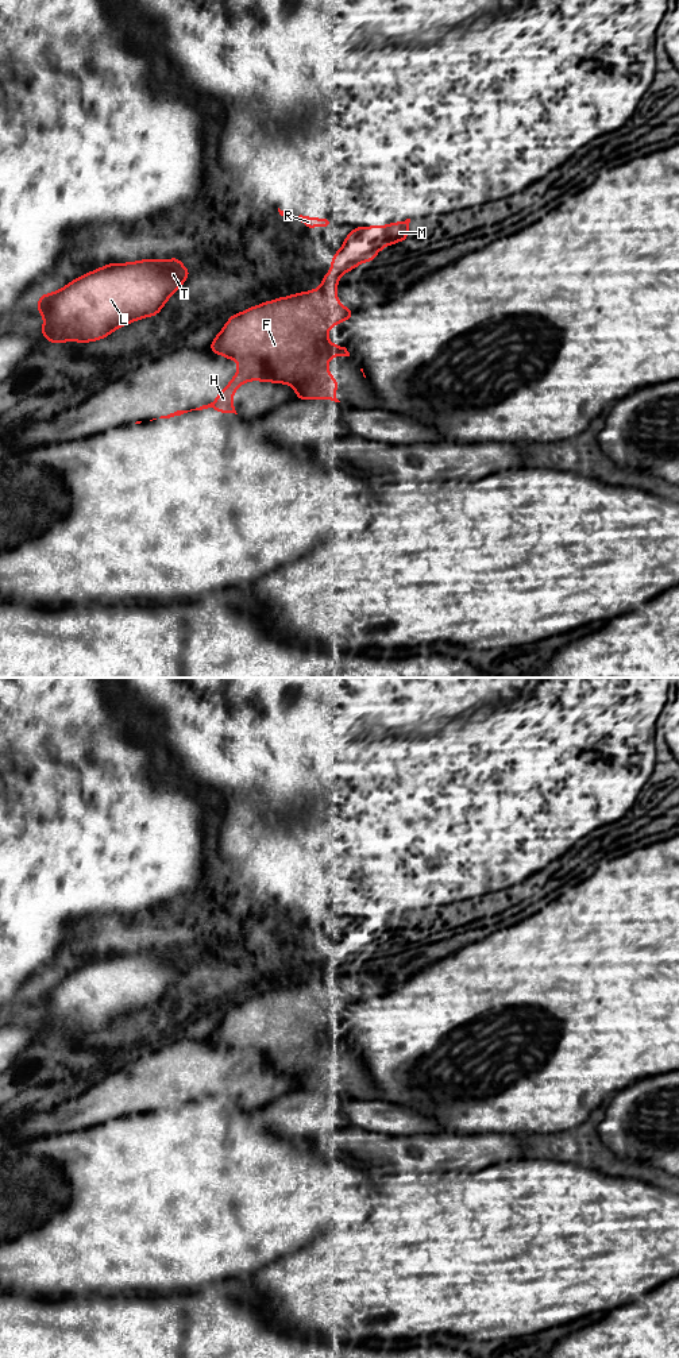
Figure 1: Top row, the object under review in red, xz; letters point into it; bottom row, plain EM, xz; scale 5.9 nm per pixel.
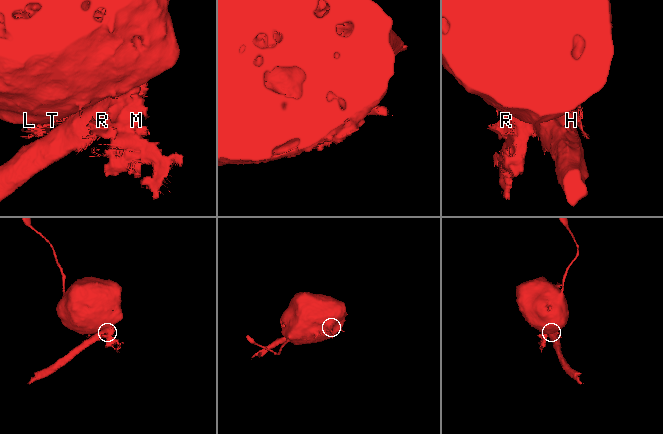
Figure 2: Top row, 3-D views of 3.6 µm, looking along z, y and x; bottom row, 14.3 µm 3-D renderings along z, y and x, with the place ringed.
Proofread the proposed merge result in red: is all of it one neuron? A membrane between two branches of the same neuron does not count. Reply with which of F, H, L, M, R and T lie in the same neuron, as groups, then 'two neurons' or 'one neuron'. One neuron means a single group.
groups F / H L M R T; two neurons

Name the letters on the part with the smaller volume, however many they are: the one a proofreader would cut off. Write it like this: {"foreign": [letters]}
{"foreign": ["F"]}

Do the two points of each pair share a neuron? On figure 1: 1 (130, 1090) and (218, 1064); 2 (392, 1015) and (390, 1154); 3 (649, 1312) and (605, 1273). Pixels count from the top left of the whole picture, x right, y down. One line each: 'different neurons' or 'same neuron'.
1: same neuron
2: different neurons
3: different neurons

